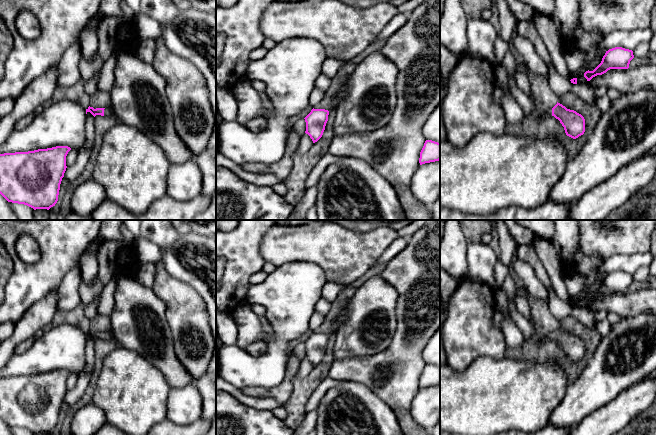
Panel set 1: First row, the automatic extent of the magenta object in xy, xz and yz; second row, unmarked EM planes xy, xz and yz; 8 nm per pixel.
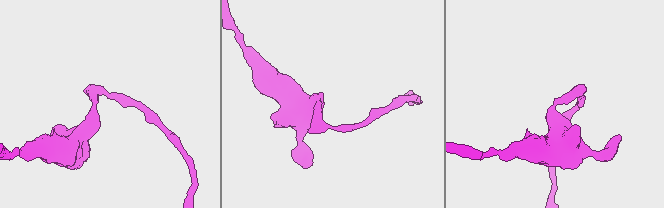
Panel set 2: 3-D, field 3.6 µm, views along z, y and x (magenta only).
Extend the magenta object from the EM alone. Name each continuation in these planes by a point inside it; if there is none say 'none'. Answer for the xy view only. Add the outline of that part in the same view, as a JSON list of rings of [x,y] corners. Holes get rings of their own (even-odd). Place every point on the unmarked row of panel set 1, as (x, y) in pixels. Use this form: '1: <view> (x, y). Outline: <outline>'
1: xy (108, 336). Outline: [[[108,330],[108,331],[106,331],[106,332],[104,333],[104,340],[105,340],[106,342],[108,342],[108,341],[115,341],[114,336],[113,336],[111,330]],[[115,341],[115,342],[116,342],[116,341]],[[116,342],[116,343],[117,343],[117,342]],[[117,343],[117,344],[118,344],[118,343]],[[118,344],[118,345],[119,345],[119,344]]]

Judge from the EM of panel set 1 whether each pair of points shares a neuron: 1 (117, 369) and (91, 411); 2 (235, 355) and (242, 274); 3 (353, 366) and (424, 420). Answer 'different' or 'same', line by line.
1: different
2: different
3: different

